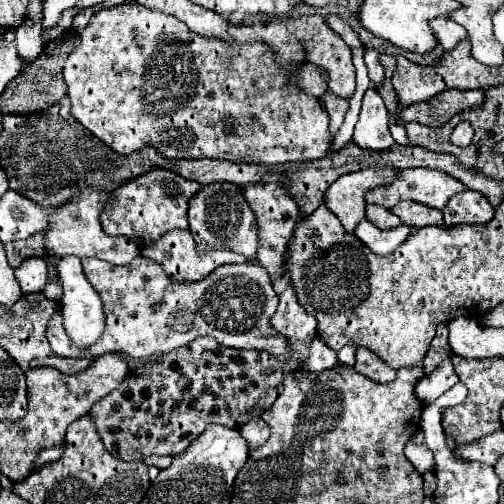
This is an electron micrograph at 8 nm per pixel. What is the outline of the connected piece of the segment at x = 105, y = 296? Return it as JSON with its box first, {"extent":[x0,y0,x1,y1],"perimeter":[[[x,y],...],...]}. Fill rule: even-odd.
{"extent":[46,256,290,360],"perimeter":[[[138,256],[132,260],[132,264],[120,266],[120,268],[112,266],[108,262],[102,262],[98,258],[86,258],[84,276],[88,278],[92,288],[96,288],[96,292],[102,298],[104,312],[106,312],[106,328],[104,328],[102,338],[96,344],[92,344],[92,348],[76,348],[76,344],[72,344],[68,340],[68,334],[64,332],[62,310],[58,310],[56,316],[52,316],[52,320],[48,322],[46,336],[48,336],[52,350],[60,356],[68,356],[68,358],[88,356],[88,358],[96,360],[98,356],[108,354],[108,352],[122,352],[132,358],[148,358],[154,354],[160,356],[160,354],[172,352],[176,348],[182,348],[198,336],[212,336],[218,340],[220,346],[228,346],[228,348],[236,348],[236,350],[266,350],[278,358],[290,356],[290,346],[286,344],[284,336],[272,332],[274,328],[270,326],[270,318],[278,306],[278,296],[272,288],[268,272],[264,272],[264,268],[256,262],[222,264],[220,268],[216,268],[216,272],[212,272],[212,276],[206,276],[204,280],[200,280],[196,284],[172,284],[172,280],[168,280],[166,272],[160,268],[160,264],[156,264],[144,256]]]}

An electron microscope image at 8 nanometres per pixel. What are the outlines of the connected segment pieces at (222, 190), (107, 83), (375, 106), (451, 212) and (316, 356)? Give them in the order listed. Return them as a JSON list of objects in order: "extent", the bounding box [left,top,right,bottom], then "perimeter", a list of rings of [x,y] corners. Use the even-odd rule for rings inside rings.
[{"extent":[188,182,258,258],"perimeter":[[[216,182],[204,186],[196,196],[192,196],[188,208],[189,230],[192,232],[198,251],[228,249],[254,258],[258,248],[258,226],[256,218],[236,184]]]},{"extent":[64,2,332,166],"perimeter":[[[124,2],[120,6],[102,8],[94,12],[88,26],[82,30],[80,38],[82,38],[80,46],[72,50],[72,54],[68,56],[64,64],[64,80],[68,86],[68,98],[72,102],[72,116],[118,154],[132,154],[136,150],[142,150],[144,146],[154,146],[154,148],[160,148],[160,154],[166,158],[186,158],[186,160],[214,158],[214,160],[246,162],[246,164],[260,164],[260,166],[262,164],[278,166],[278,164],[288,164],[288,162],[308,162],[316,158],[324,158],[328,154],[328,148],[332,142],[332,134],[328,130],[328,124],[330,124],[328,112],[322,108],[318,98],[298,88],[296,76],[300,72],[300,64],[288,64],[282,68],[274,60],[272,46],[264,42],[226,44],[220,38],[204,38],[204,36],[190,32],[188,26],[176,20],[174,16],[144,8],[142,4],[136,4],[136,2]]]},{"extent":[352,88,396,152],"perimeter":[[[370,88],[364,96],[352,142],[364,150],[376,150],[376,152],[388,150],[396,144],[388,130],[388,110],[374,88]]]},{"extent":[442,190,494,226],"perimeter":[[[464,190],[456,194],[442,212],[446,226],[484,224],[494,216],[494,208],[488,204],[488,200],[474,190]]]},{"extent":[308,338,340,372],"perimeter":[[[314,338],[310,346],[310,358],[308,358],[308,370],[312,372],[324,372],[324,370],[340,370],[340,360],[336,352],[332,352],[322,338]]]}]

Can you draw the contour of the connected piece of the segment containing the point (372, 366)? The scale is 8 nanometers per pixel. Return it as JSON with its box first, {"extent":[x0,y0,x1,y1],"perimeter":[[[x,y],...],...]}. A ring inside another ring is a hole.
{"extent":[356,348,396,382],"perimeter":[[[360,348],[356,352],[356,372],[364,374],[366,378],[374,380],[374,382],[392,382],[396,378],[396,370],[390,368],[388,364],[384,364],[374,352]]]}

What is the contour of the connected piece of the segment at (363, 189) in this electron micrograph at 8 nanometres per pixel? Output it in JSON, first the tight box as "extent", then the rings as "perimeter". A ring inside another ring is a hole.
{"extent":[324,168,396,232],"perimeter":[[[366,168],[364,172],[350,172],[340,176],[324,194],[324,204],[338,216],[346,232],[354,232],[356,224],[364,220],[364,194],[380,184],[388,184],[396,176],[396,168]]]}

